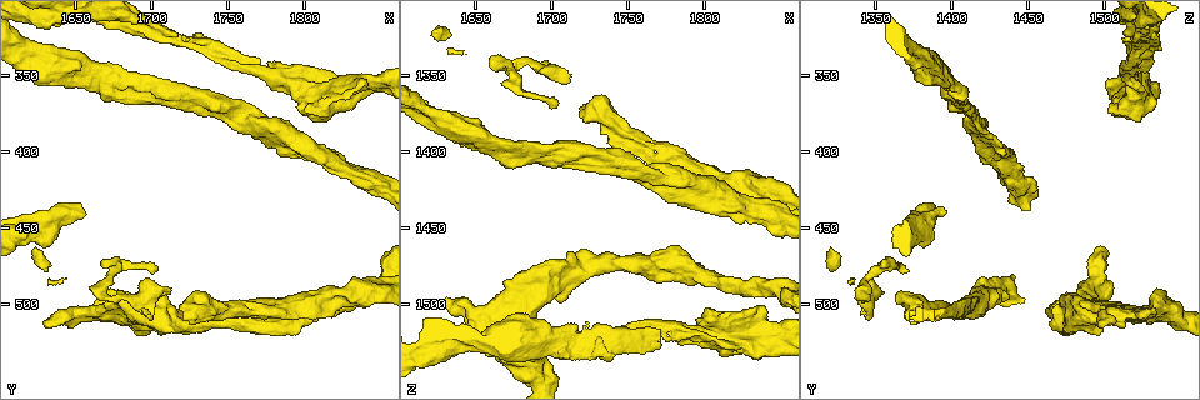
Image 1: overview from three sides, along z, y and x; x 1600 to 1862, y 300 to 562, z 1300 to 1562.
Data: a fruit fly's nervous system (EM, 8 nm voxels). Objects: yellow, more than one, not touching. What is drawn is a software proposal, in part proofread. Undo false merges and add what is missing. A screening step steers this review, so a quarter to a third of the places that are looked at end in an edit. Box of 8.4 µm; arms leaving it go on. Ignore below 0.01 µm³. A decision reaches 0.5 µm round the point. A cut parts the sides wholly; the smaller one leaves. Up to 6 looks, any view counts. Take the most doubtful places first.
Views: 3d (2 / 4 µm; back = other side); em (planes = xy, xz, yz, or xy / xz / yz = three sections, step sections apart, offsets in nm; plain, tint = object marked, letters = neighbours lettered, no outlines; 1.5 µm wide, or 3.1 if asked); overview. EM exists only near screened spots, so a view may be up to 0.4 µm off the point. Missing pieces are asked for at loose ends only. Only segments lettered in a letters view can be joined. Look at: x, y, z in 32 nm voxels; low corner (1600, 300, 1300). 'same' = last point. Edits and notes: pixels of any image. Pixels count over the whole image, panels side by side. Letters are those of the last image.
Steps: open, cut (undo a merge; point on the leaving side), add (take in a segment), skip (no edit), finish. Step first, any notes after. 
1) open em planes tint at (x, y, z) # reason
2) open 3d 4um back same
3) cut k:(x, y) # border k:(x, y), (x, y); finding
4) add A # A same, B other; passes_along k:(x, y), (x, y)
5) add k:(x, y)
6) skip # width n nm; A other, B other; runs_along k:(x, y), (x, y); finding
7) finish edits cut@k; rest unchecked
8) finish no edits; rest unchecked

open em planes letters at (1658, 442, 1386) # free end

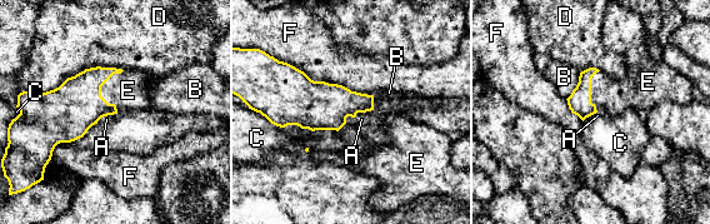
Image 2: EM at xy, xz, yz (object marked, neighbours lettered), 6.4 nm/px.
add 2:(128, 90) # longest_contact F 440 nm; A other, B other, C other, D other, E same, F other; it goes on there

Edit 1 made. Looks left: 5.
open em planes letters at (1702, 478, 1370) # thin end

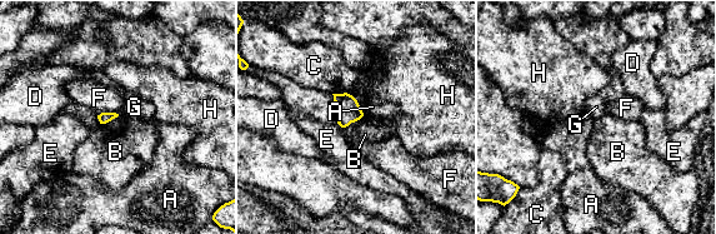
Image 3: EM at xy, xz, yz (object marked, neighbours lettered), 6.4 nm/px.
skip # A other, B other, C other, D other, E other, F other, G other, H other; border 3:(119, 115), (100, 124); none of them fits

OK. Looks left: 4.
open 3d 2um at (1632, 510, 1496) # branch stops here

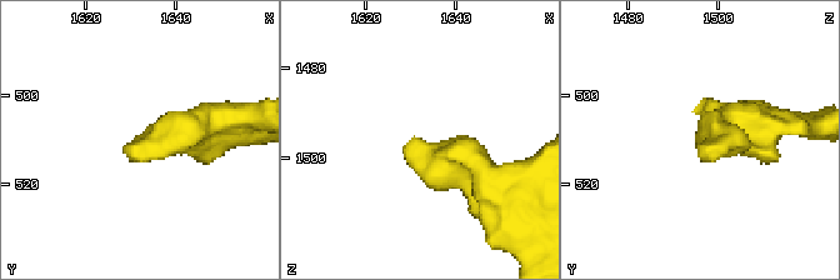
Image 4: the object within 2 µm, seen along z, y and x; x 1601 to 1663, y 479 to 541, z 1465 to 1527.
open em planes letters at (1631, 510, 1495)

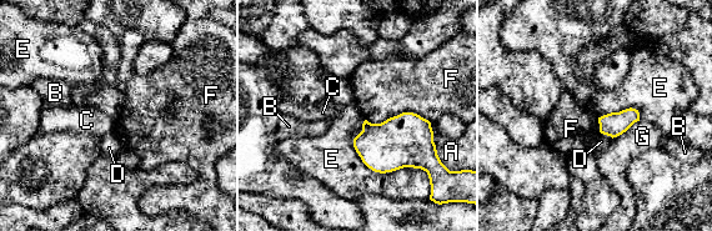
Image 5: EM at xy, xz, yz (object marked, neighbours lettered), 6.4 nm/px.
skip # longest_contact E 500 nm; A other, B other, C other, D other, E other, F other, G other; border 5:(362, 121), (369, 167), (422, 170); no lettered segment goes on from it

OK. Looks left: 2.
finish edits add@2; rest unchecked

